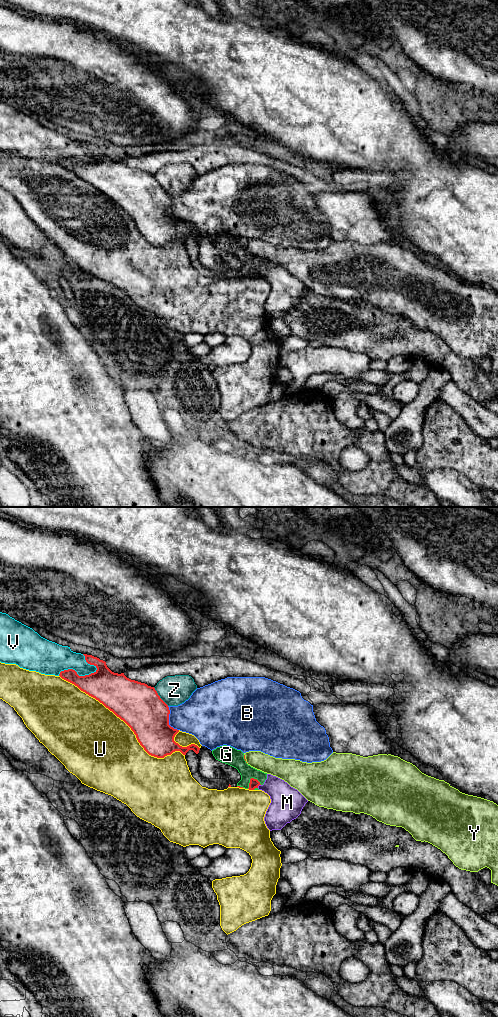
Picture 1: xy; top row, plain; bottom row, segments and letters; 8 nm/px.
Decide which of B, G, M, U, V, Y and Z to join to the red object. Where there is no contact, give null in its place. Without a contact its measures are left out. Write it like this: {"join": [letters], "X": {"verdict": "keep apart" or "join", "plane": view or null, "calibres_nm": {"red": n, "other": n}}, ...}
{"join": [], "B": {"verdict": "keep apart", "plane": "xy", "calibres_nm": {"red": 360, "other": 320}}, "G": {"verdict": "keep apart", "plane": "xy", "calibres_nm": {"red": 80, "other": 140}}, "M": {"verdict": "keep apart", "plane": "xy", "calibres_nm": {"red": 80, "other": 240}}, "U": {"verdict": "keep apart", "plane": "xy", "calibres_nm": {"red": 360, "other": 500}}, "V": {"verdict": "keep apart", "plane": "xy", "calibres_nm": {"red": 260, "other": 260}}, "Y": {"verdict": "keep apart", "plane": "xy", "calibres_nm": {"red": 20, "other": 150}}, "Z": {"verdict": "keep apart", "plane": "xy", "calibres_nm": {"red": 360, "other": 240}}}

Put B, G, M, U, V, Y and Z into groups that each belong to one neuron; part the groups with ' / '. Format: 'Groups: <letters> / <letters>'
Groups: B / G M / U / V / Y / Z

